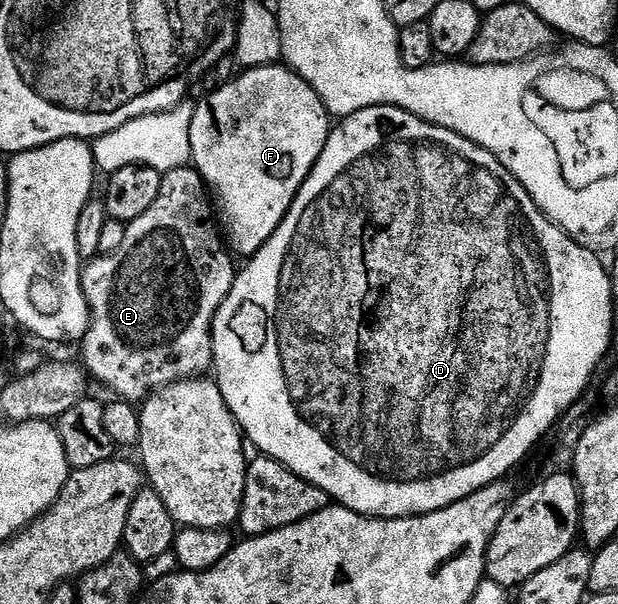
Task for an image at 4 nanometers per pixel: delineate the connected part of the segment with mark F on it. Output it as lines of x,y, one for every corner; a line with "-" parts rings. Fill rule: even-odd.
284,64
255,66
239,73
206,101
196,102
191,119
191,165
201,174
215,202
228,248
238,258
248,259
275,235
301,185
320,159
331,130
331,114
311,86

